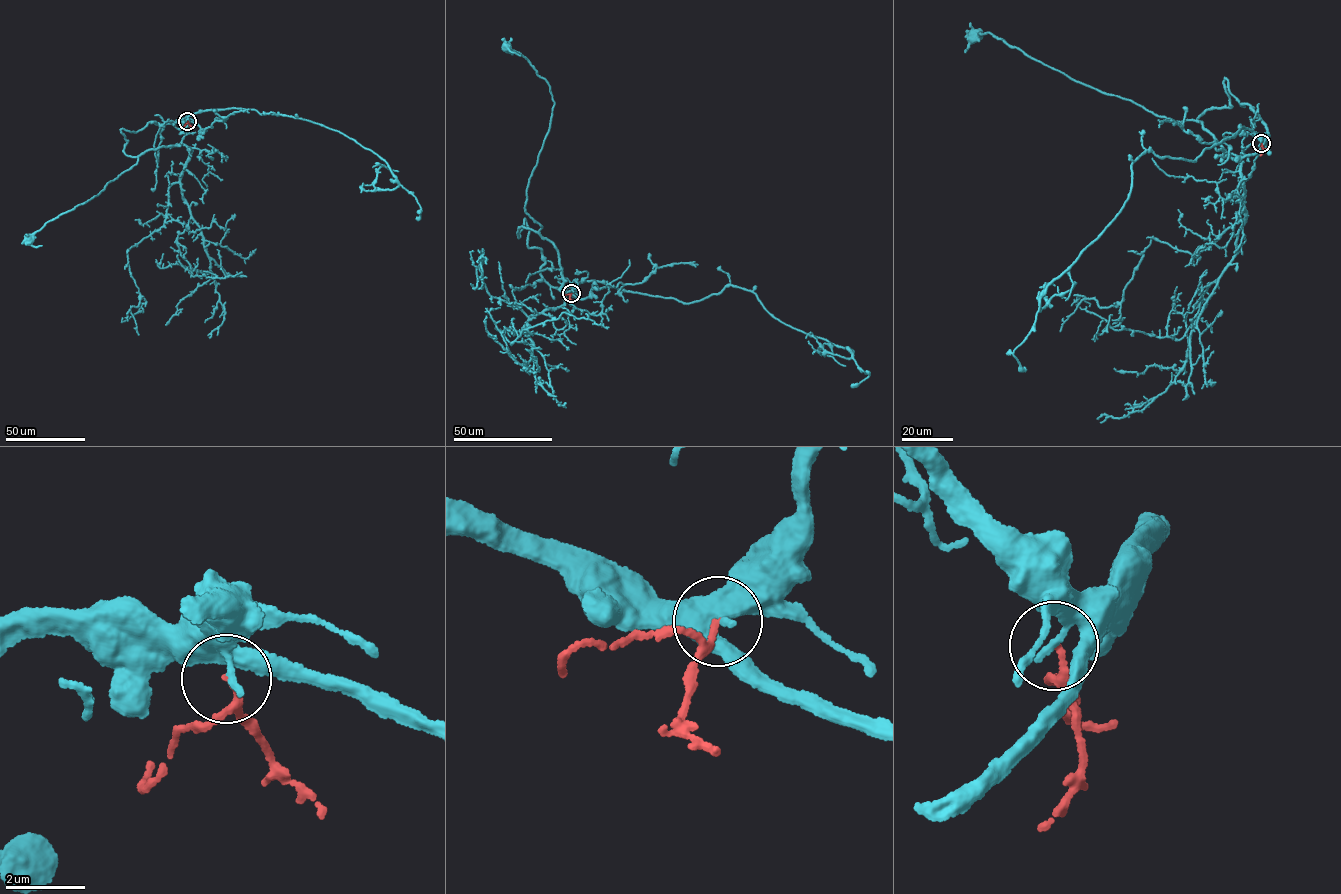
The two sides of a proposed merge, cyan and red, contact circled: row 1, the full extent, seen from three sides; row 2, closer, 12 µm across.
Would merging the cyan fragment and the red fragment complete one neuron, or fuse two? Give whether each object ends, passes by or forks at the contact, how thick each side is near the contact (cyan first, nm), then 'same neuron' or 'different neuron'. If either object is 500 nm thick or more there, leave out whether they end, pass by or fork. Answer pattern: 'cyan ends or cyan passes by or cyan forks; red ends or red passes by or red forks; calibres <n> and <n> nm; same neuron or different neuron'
cyan ends; red passes by; calibres 300 and 120 nm; different neuron

